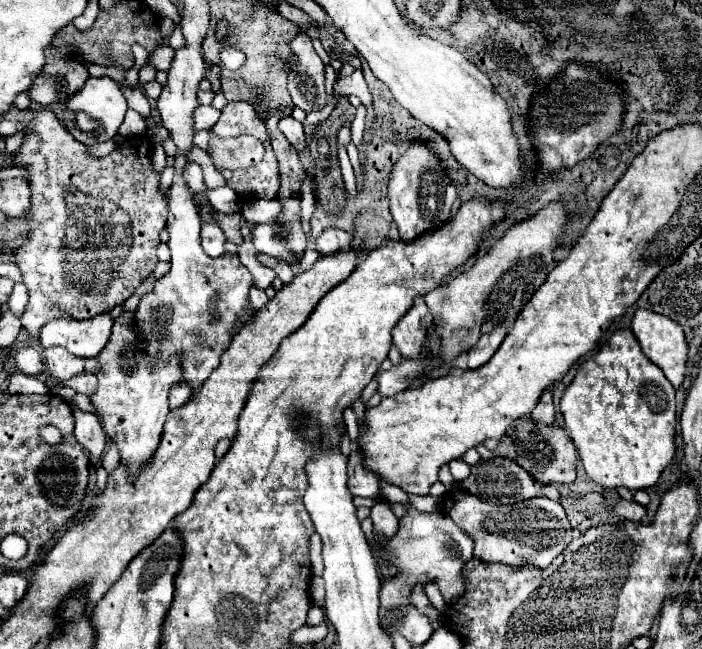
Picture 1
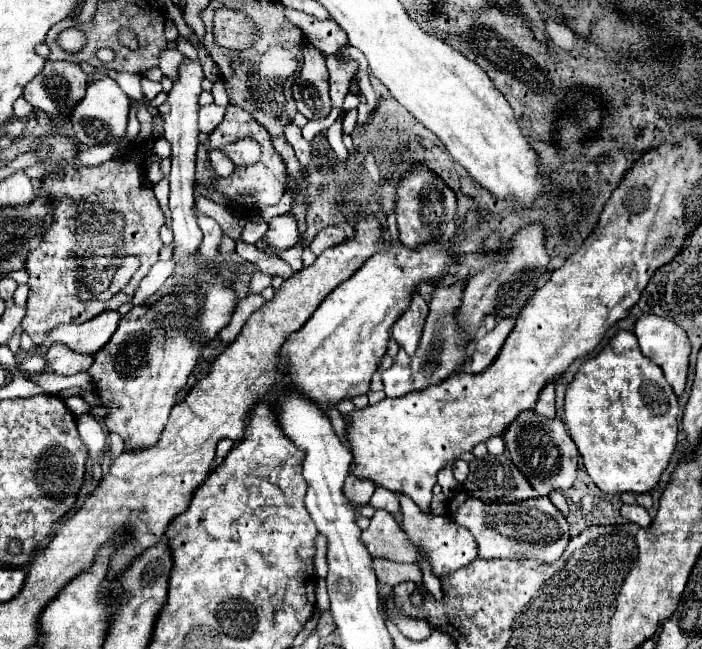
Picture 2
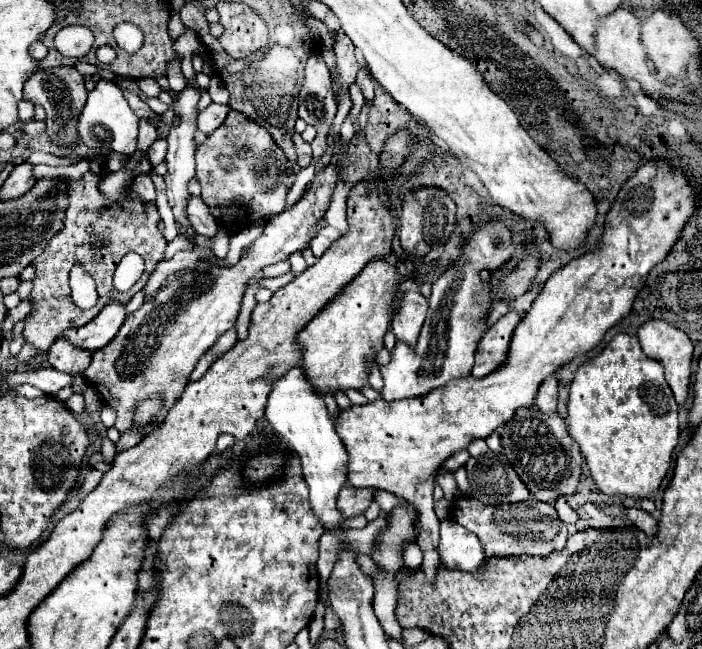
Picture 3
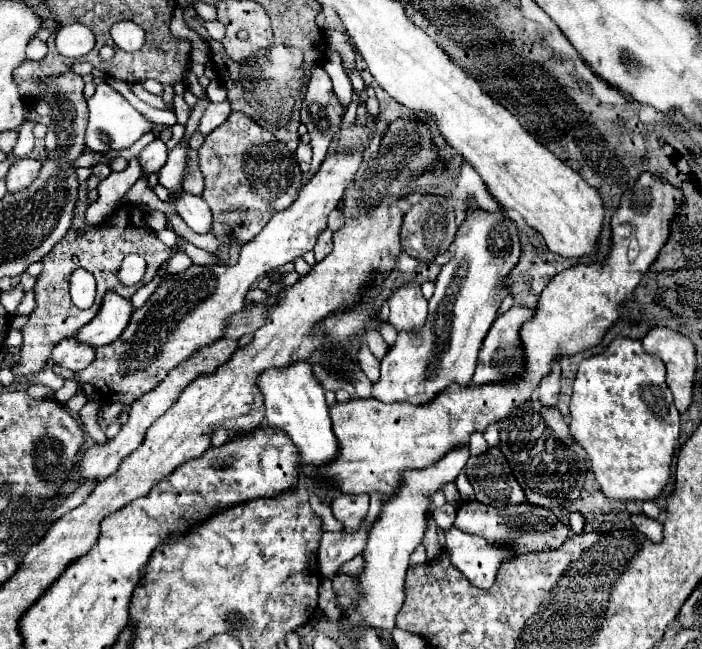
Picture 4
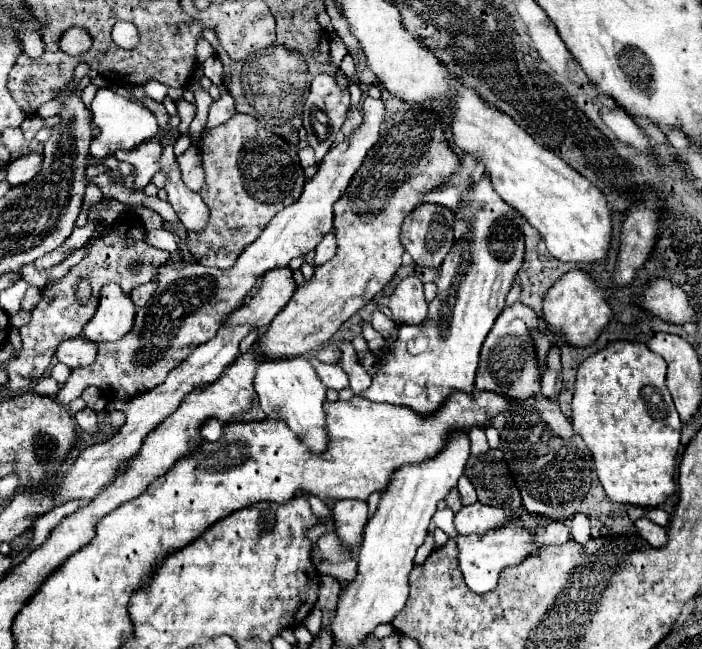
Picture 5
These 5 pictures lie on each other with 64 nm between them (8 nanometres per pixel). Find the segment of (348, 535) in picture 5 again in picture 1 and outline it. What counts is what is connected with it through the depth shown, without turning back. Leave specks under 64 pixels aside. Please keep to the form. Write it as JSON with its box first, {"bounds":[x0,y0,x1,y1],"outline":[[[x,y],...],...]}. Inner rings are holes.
{"bounds":[348,450,380,498],"outline":[[[354,450],[350,454],[348,462],[348,490],[352,496],[362,496],[362,498],[372,498],[380,490],[380,480],[374,476],[374,472],[366,470],[362,466],[362,454],[360,450]]]}

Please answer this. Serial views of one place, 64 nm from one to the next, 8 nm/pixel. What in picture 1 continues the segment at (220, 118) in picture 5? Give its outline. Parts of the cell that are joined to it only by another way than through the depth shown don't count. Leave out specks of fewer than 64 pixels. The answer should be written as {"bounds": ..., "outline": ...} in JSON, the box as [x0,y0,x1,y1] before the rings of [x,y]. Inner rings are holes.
{"bounds":[194,106,220,130],"outline":[[[198,106],[194,112],[194,128],[196,130],[210,130],[220,118],[220,110],[214,106]]]}

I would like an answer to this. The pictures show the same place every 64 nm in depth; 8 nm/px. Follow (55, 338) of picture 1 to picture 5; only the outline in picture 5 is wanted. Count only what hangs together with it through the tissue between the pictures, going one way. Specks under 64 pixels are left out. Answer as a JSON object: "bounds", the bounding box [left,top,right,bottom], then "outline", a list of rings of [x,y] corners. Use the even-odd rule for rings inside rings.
{"bounds":[82,284,136,344],"outline":[[[106,284],[106,288],[100,290],[96,316],[84,326],[82,334],[96,344],[116,342],[132,330],[134,314],[136,306],[132,298],[118,284]]]}

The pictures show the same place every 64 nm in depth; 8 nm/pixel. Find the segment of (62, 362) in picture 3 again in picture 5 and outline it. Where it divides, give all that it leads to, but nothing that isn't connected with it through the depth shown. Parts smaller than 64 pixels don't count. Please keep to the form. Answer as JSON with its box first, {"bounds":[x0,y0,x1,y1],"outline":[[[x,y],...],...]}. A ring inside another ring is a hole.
{"bounds":[56,336,98,368],"outline":[[[76,336],[58,346],[56,358],[70,368],[80,368],[80,366],[92,364],[92,360],[96,358],[96,350],[98,350],[96,344],[92,344],[90,340],[84,340],[84,336]]]}

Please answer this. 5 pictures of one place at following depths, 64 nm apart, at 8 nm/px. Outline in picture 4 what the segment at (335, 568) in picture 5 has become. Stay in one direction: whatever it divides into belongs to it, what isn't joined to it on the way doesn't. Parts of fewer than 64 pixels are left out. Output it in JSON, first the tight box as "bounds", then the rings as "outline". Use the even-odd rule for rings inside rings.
{"bounds":[338,556,364,576],"outline":[[[356,556],[350,562],[342,564],[342,568],[338,568],[338,572],[348,572],[348,576],[358,576],[364,570],[364,558]]]}

